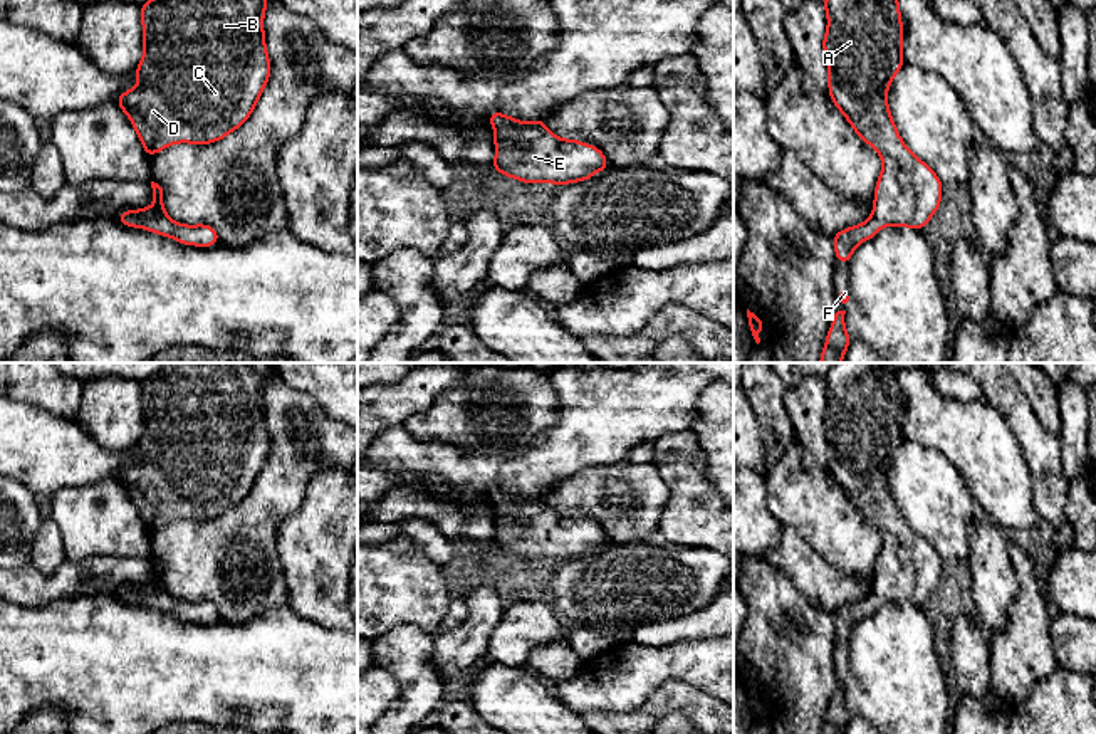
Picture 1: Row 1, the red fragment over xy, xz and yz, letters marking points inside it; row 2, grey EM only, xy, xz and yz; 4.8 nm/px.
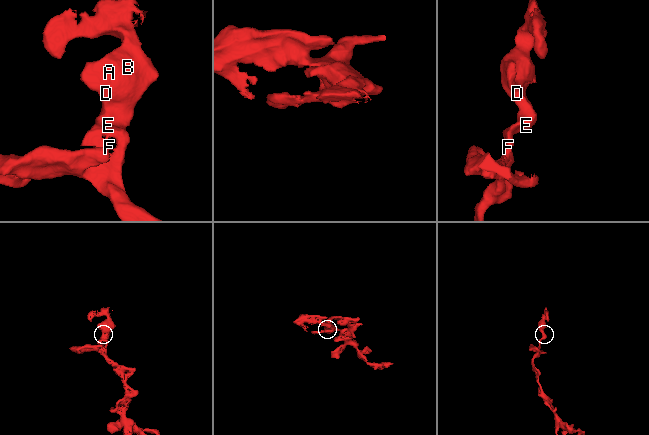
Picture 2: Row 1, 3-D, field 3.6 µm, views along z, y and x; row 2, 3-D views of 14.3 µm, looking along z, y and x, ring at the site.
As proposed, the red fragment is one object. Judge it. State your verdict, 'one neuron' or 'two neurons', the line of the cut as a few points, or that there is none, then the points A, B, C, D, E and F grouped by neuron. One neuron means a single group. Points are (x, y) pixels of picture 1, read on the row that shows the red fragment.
one neuron | no cut | A B C D E F

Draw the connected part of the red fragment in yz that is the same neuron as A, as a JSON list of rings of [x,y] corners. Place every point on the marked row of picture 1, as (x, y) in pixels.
[[[822,0],[822,5],[827,12],[822,49],[827,59],[829,97],[856,134],[883,160],[874,188],[873,215],[866,222],[832,235],[836,259],[841,264],[849,264],[854,249],[873,239],[886,225],[921,230],[942,203],[943,183],[926,163],[906,148],[888,107],[888,87],[905,66],[898,0]]]

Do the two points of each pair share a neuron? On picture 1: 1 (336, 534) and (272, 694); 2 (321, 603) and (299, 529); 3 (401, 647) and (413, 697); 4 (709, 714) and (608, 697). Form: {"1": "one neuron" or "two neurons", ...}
{"1": "two neurons", "2": "one neuron", "3": "one neuron", "4": "two neurons"}

